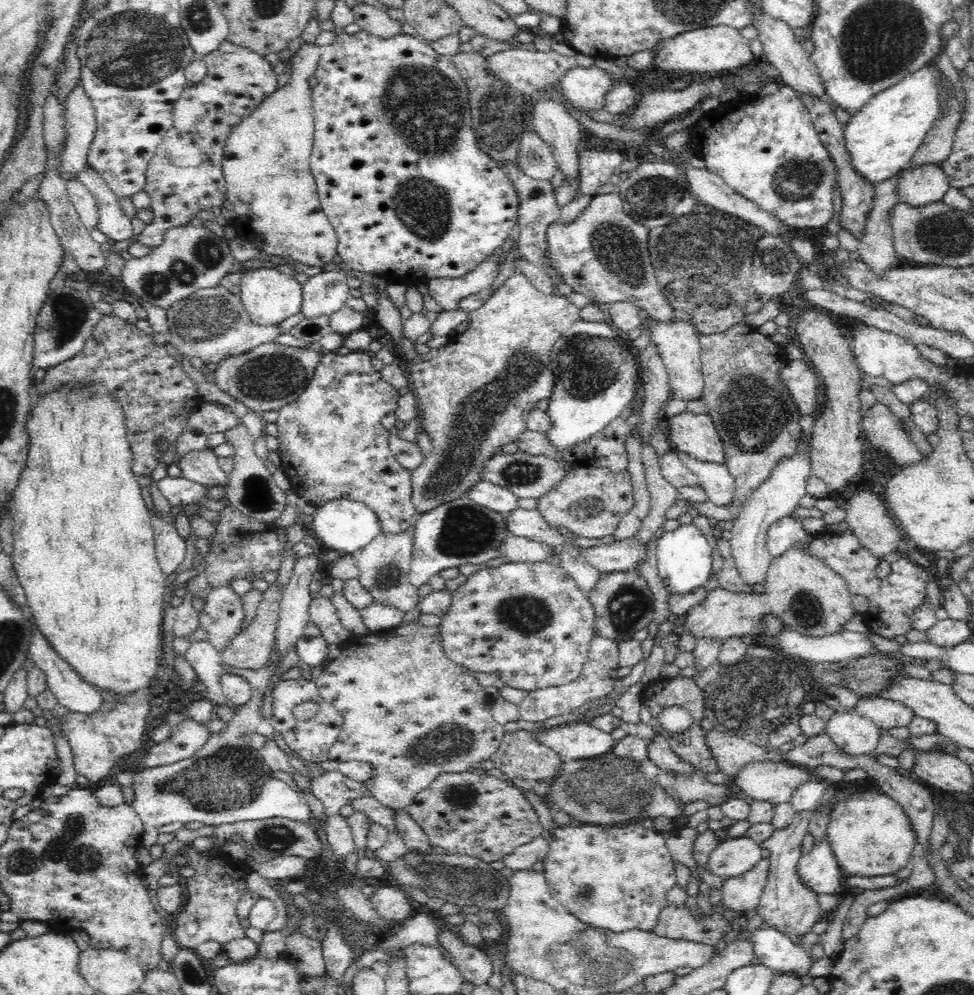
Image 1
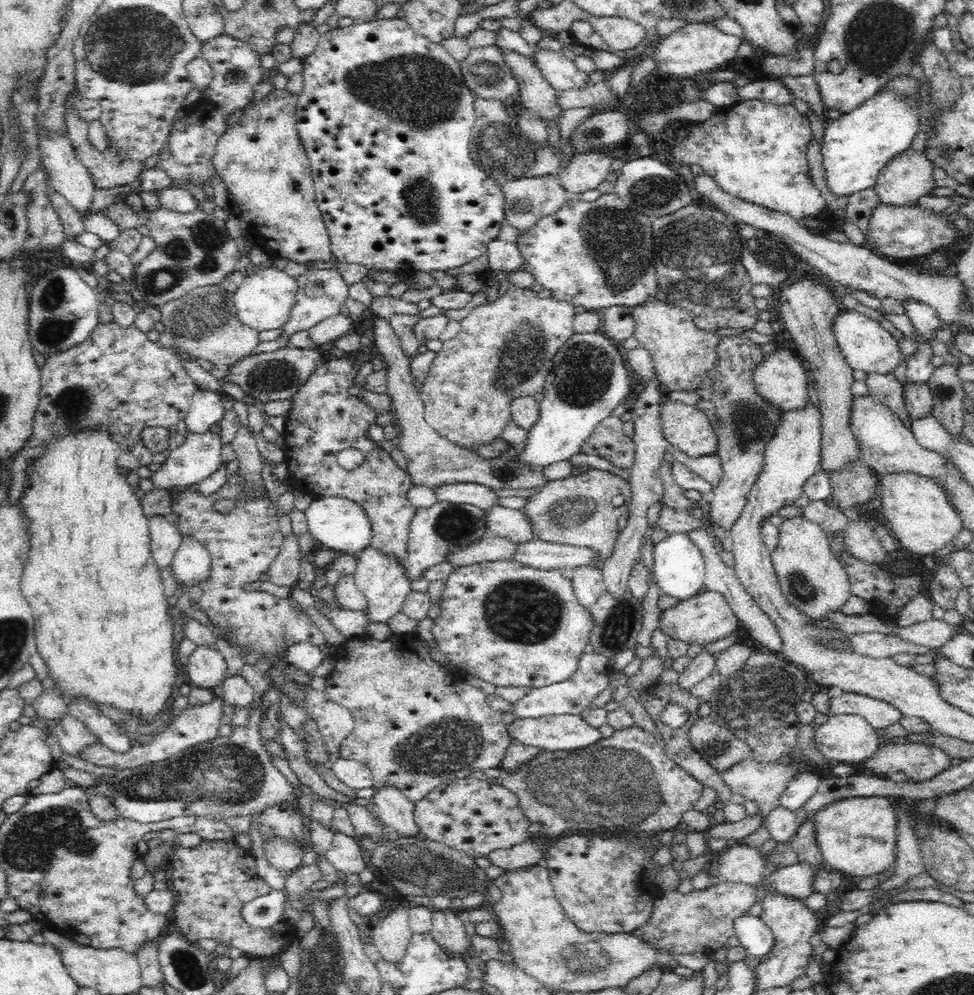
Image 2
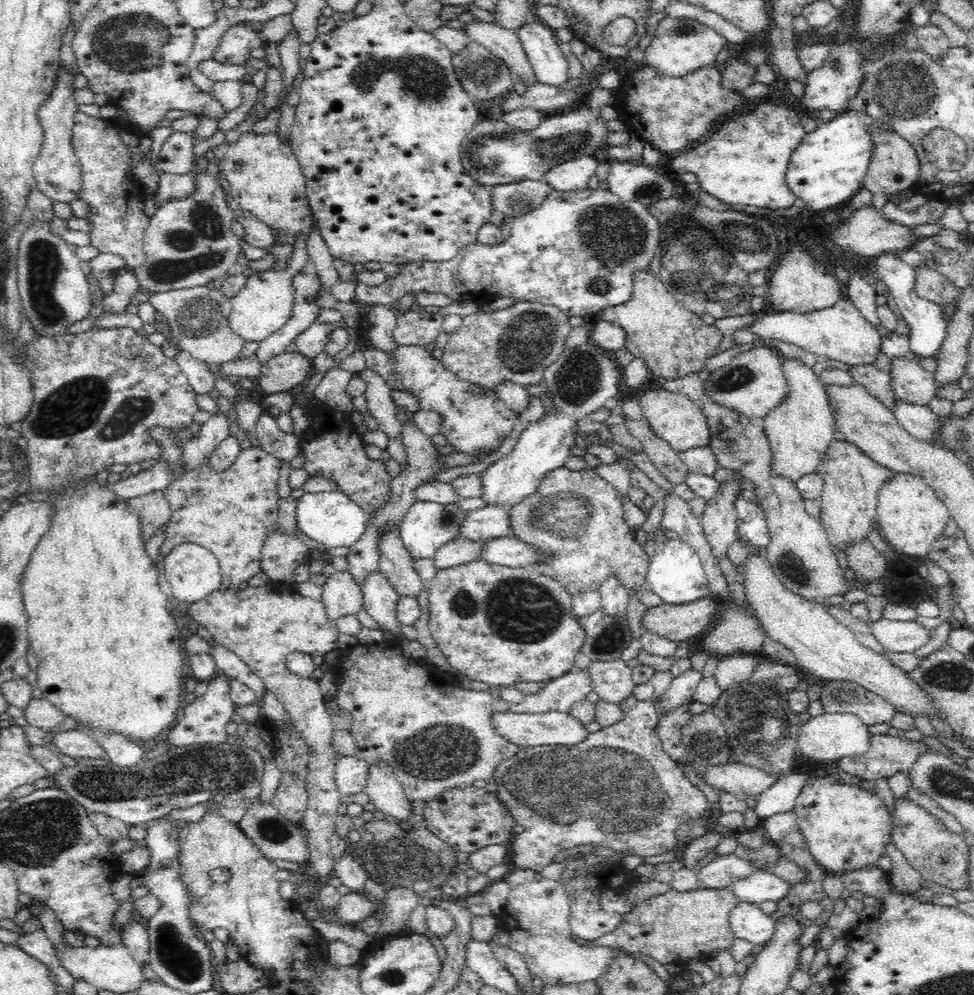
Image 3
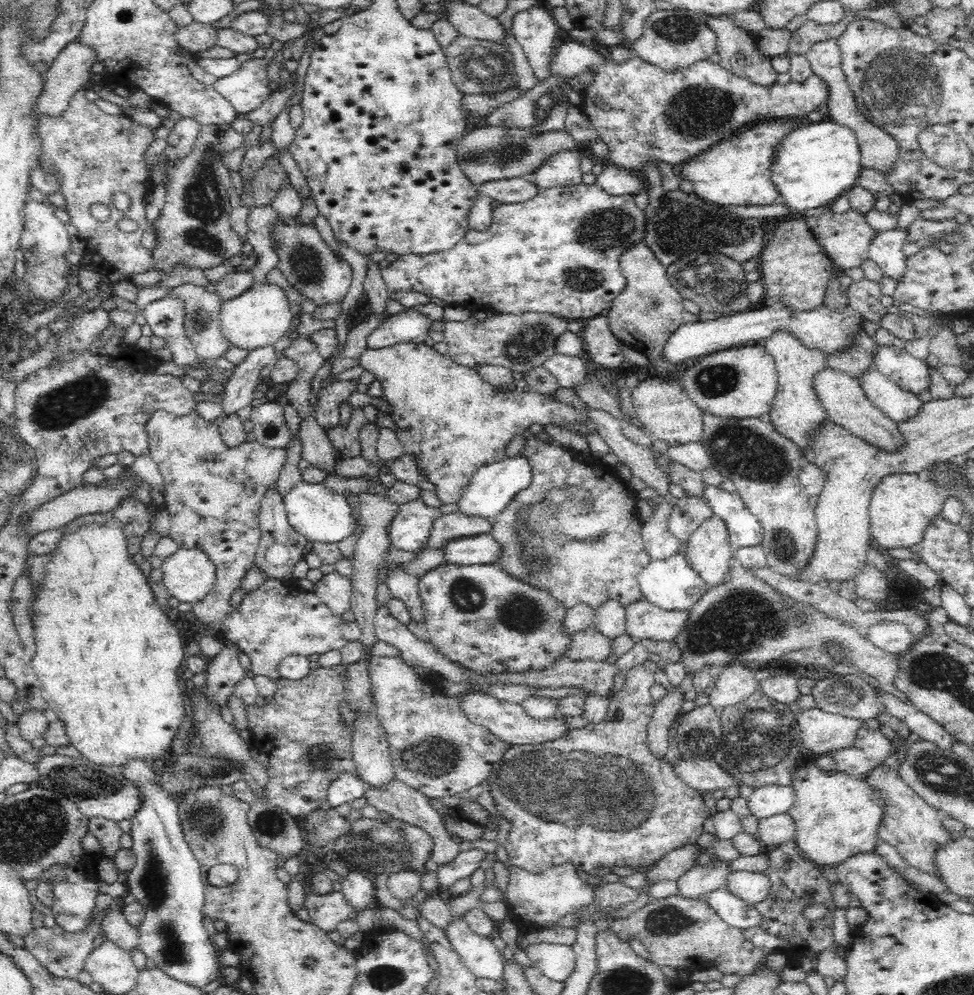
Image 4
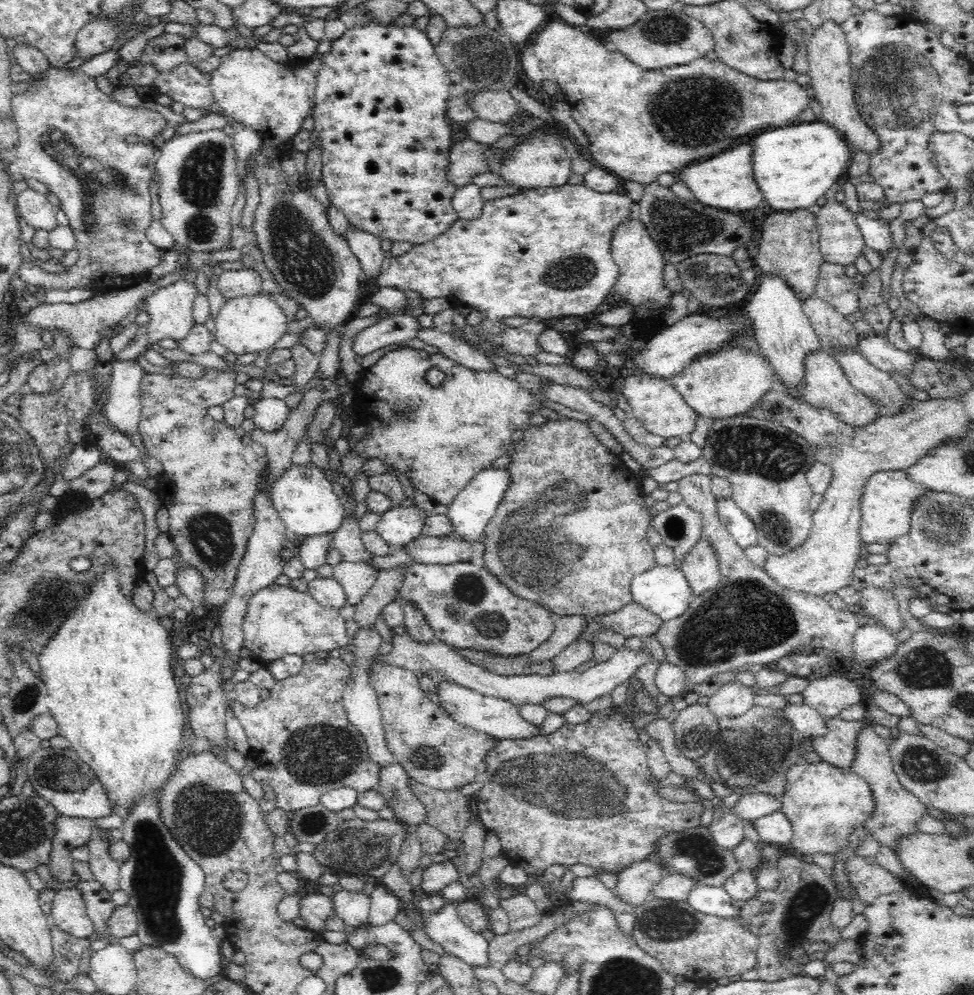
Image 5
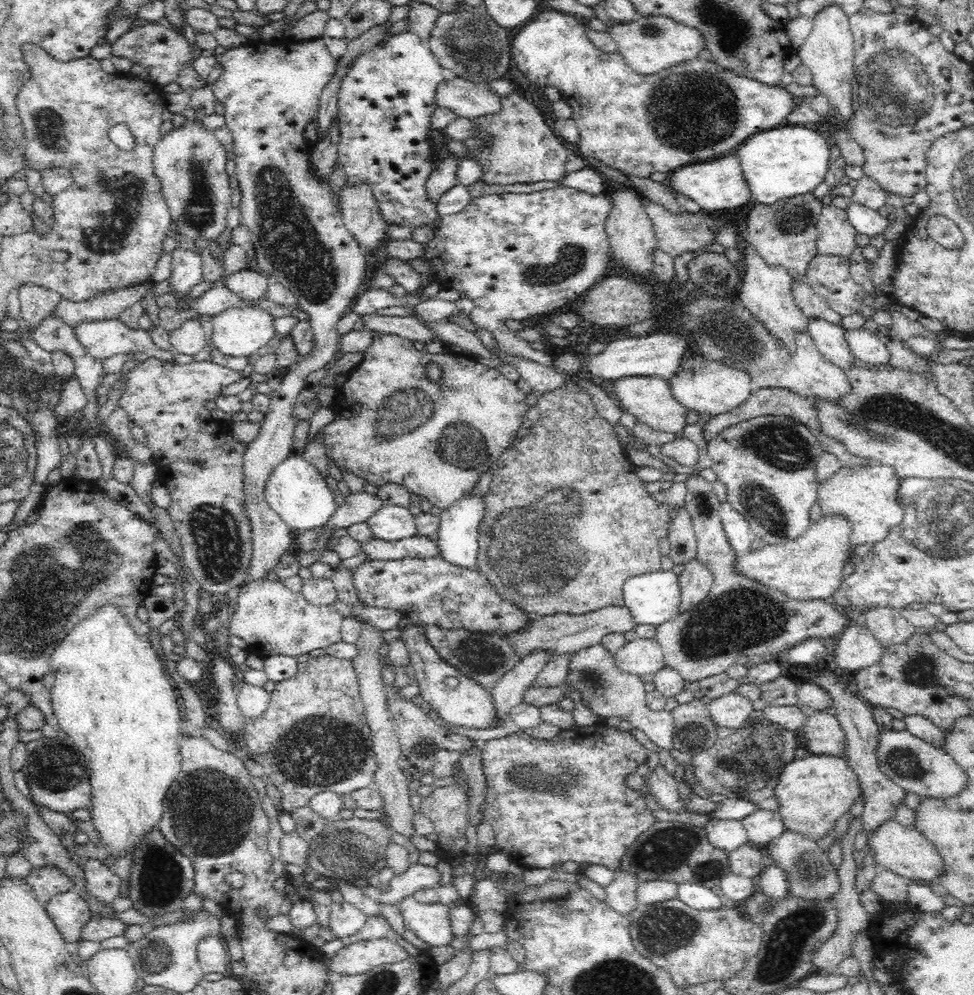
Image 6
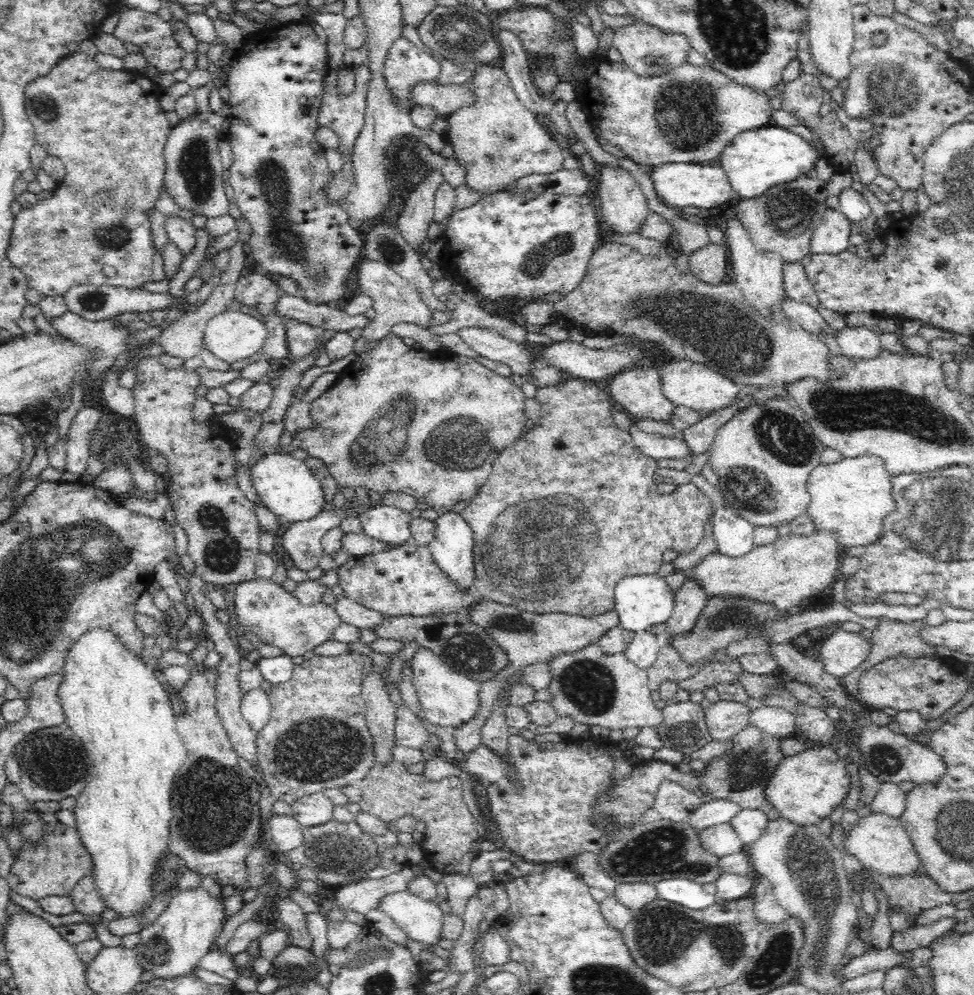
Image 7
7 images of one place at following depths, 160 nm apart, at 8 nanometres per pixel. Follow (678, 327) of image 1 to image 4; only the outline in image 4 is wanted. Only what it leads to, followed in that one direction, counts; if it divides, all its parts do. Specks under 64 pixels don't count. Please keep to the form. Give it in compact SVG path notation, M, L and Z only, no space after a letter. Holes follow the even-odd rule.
M643 240L635 242L620 255L620 269L626 278L626 287L614 298L606 315L610 331L628 347L663 360L664 344L678 326L700 322L700 318L684 309L685 299L667 278L667 268Z

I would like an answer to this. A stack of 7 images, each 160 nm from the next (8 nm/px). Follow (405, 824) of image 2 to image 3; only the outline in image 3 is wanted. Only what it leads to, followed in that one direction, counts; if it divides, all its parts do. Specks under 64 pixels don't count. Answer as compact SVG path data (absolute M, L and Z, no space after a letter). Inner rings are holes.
M378 761L378 766L370 765L370 774L363 791L369 797L369 807L393 822L401 823L412 815L410 800L399 784L394 770L386 761Z

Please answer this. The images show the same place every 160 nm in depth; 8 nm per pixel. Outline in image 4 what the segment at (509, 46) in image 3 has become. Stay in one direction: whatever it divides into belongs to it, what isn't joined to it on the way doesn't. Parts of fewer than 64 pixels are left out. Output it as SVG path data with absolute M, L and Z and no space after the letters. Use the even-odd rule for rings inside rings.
M446 1L442 6L446 8L446 18L460 35L508 46L504 43L504 27L480 7L466 1Z

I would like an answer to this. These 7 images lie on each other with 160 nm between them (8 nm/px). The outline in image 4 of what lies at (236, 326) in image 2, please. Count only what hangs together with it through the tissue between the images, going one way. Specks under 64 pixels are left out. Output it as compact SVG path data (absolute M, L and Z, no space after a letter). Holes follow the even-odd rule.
M202 280L197 283L187 282L177 288L168 290L170 296L184 297L185 302L185 332L187 338L194 346L194 351L198 354L199 358L204 358L207 362L213 361L219 356L224 354L230 349L232 345L226 342L221 332L220 325L220 302L216 297L216 292L208 292L202 286Z

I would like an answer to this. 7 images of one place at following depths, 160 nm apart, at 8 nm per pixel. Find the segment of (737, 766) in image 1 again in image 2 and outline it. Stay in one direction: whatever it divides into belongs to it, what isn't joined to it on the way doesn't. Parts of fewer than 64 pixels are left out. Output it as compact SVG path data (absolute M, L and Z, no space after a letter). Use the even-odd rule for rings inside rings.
M708 715L698 717L689 724L690 746L698 755L721 774L738 761L750 759L752 749L734 733L721 727Z

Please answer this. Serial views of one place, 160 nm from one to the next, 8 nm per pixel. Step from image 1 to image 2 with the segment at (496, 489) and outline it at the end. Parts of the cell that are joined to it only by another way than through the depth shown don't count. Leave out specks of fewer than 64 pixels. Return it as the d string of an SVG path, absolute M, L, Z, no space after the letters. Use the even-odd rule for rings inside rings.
M452 483L435 488L435 495L440 502L453 502L454 504L473 504L485 511L498 505L498 495L490 487L481 484Z

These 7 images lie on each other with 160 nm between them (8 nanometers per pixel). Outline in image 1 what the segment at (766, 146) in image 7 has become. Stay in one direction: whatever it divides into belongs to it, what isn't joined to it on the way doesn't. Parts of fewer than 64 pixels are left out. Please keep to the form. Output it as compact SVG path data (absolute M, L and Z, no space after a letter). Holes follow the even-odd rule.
M926 66L902 78L898 84L875 94L843 126L843 140L850 153L852 168L868 182L878 184L895 176L924 142L933 122L943 113L939 86L946 76L938 66Z

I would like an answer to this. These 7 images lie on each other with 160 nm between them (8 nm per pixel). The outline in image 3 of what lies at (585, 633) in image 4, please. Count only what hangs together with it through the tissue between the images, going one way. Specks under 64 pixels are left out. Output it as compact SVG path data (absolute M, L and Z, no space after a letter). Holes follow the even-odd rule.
M602 608L579 618L580 626L586 633L581 652L592 661L611 661L620 659L622 650L632 639L625 614L612 616Z

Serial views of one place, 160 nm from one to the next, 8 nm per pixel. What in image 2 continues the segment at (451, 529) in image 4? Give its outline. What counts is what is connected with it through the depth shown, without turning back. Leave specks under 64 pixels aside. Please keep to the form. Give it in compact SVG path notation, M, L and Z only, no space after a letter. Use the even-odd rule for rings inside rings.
M496 505L485 513L485 525L488 533L507 538L514 543L530 542L537 539L532 530L530 519L520 509Z

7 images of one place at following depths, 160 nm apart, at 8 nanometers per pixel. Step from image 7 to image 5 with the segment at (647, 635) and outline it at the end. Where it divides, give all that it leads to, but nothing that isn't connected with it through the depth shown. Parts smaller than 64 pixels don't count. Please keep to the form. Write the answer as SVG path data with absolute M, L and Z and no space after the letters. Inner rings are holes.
M393 633L393 635L390 653L386 655L378 653L374 663L391 664L392 666L411 671L420 670L422 674L428 674L430 677L456 683L470 690L478 691L480 694L513 702L518 706L524 703L541 704L543 700L556 697L573 698L580 703L592 702L592 700L612 692L616 686L626 682L640 666L655 660L648 649L634 651L622 645L617 648L616 654L613 654L606 662L595 664L581 673L574 670L552 673L548 676L540 674L500 676L484 670L477 664L468 662L463 656L456 654L454 649L442 640L433 639L430 642L426 642L426 644L422 644L412 640L407 633L402 635Z

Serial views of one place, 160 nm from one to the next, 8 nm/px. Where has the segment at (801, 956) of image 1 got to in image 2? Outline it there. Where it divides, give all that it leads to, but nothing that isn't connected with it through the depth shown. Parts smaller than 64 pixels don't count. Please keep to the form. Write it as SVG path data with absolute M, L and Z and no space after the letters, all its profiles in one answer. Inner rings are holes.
M744 913L734 919L733 931L747 954L764 958L774 946L771 928L760 918Z

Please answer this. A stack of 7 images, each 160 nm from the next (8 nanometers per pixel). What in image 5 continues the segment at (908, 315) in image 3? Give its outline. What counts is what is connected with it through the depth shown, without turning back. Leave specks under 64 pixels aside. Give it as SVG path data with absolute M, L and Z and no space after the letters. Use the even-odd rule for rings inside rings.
M862 210L855 213L855 221L862 233L865 244L870 246L881 256L882 259L887 258L890 248L894 246L888 225L878 221L878 217L865 213Z

